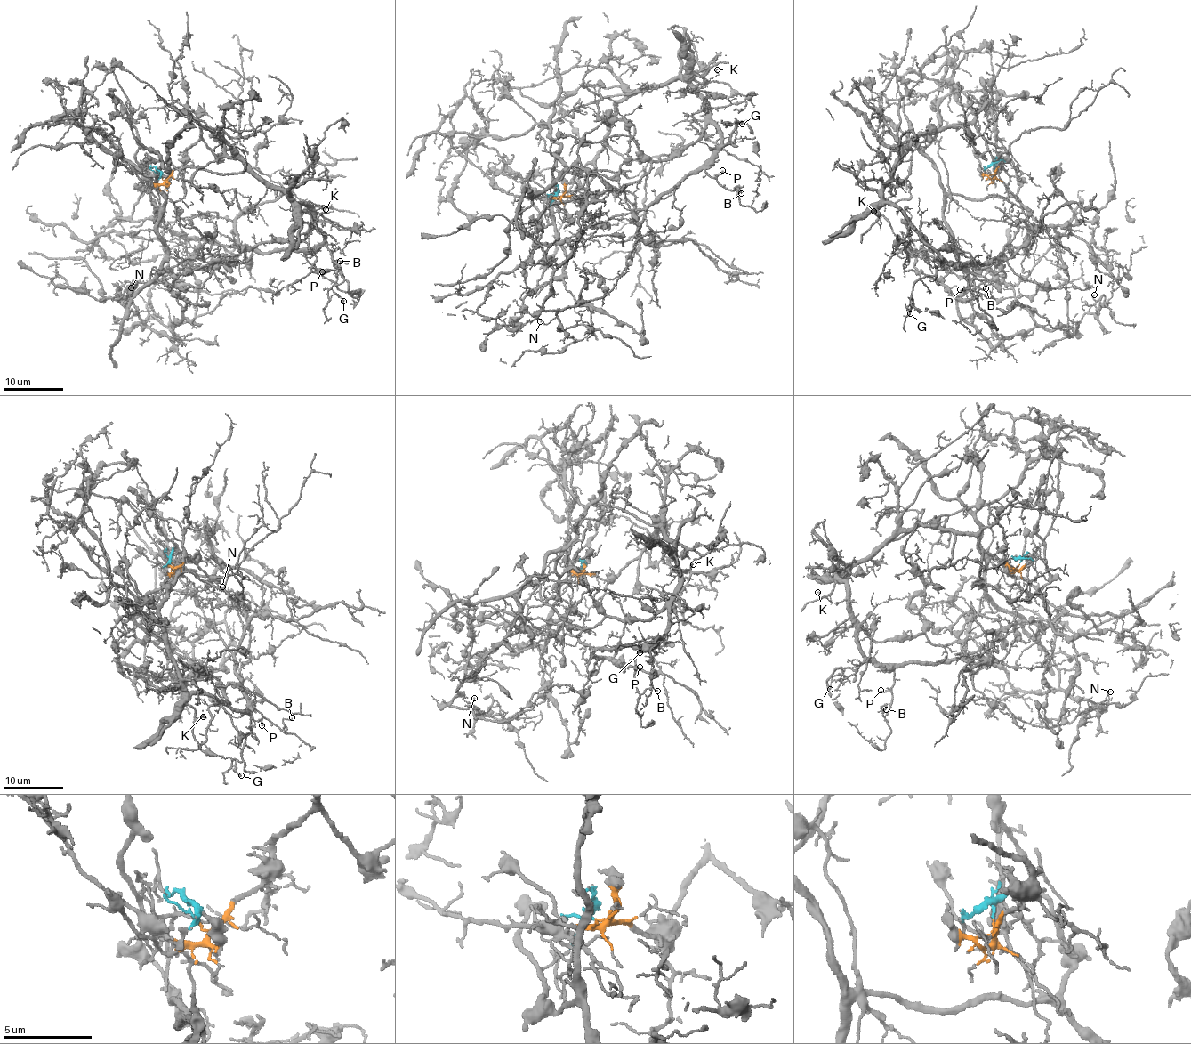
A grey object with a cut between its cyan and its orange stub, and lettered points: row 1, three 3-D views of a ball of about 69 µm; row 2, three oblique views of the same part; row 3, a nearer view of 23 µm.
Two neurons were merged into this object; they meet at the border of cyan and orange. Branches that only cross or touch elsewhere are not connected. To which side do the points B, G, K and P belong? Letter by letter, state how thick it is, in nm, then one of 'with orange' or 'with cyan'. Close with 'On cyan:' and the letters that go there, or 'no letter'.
B: calibre 120 nm; with orange
G: calibre 130 nm; with orange
K: calibre 110 nm; with orange
P: calibre 130 nm; with orange
On cyan: no letter

